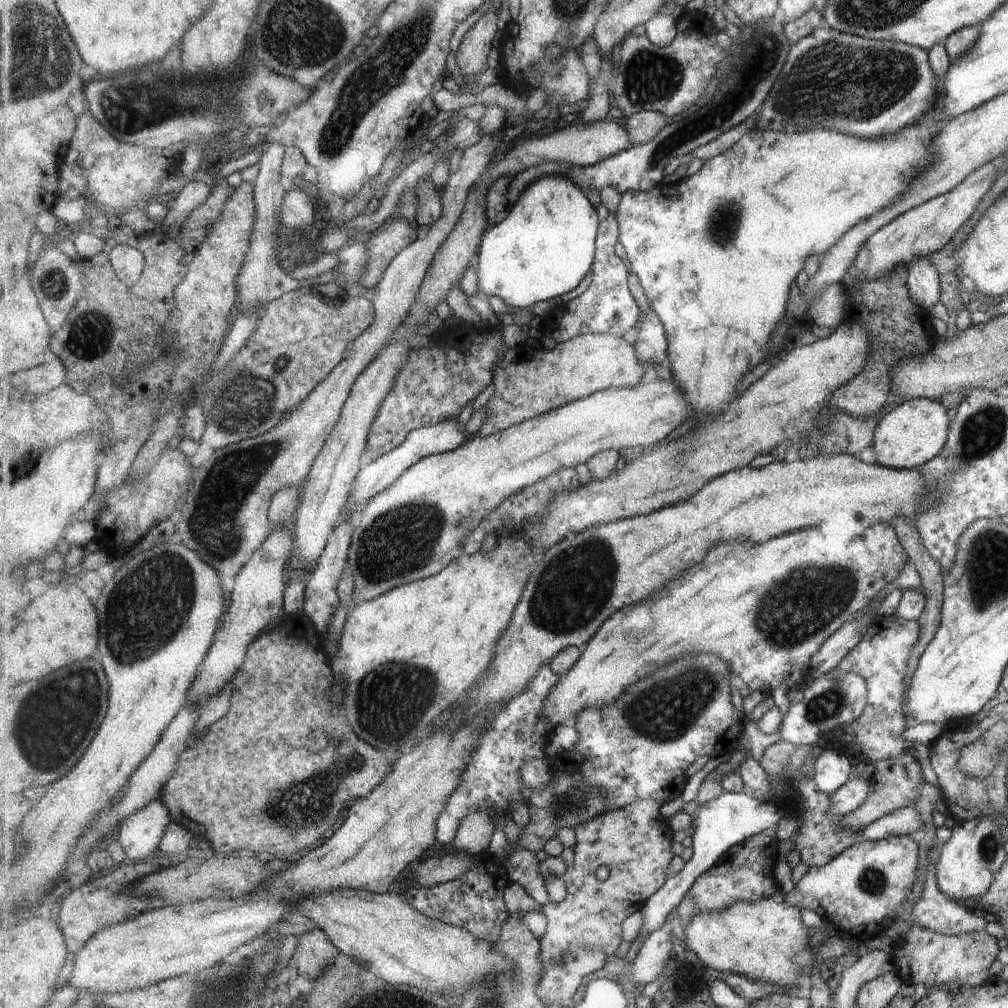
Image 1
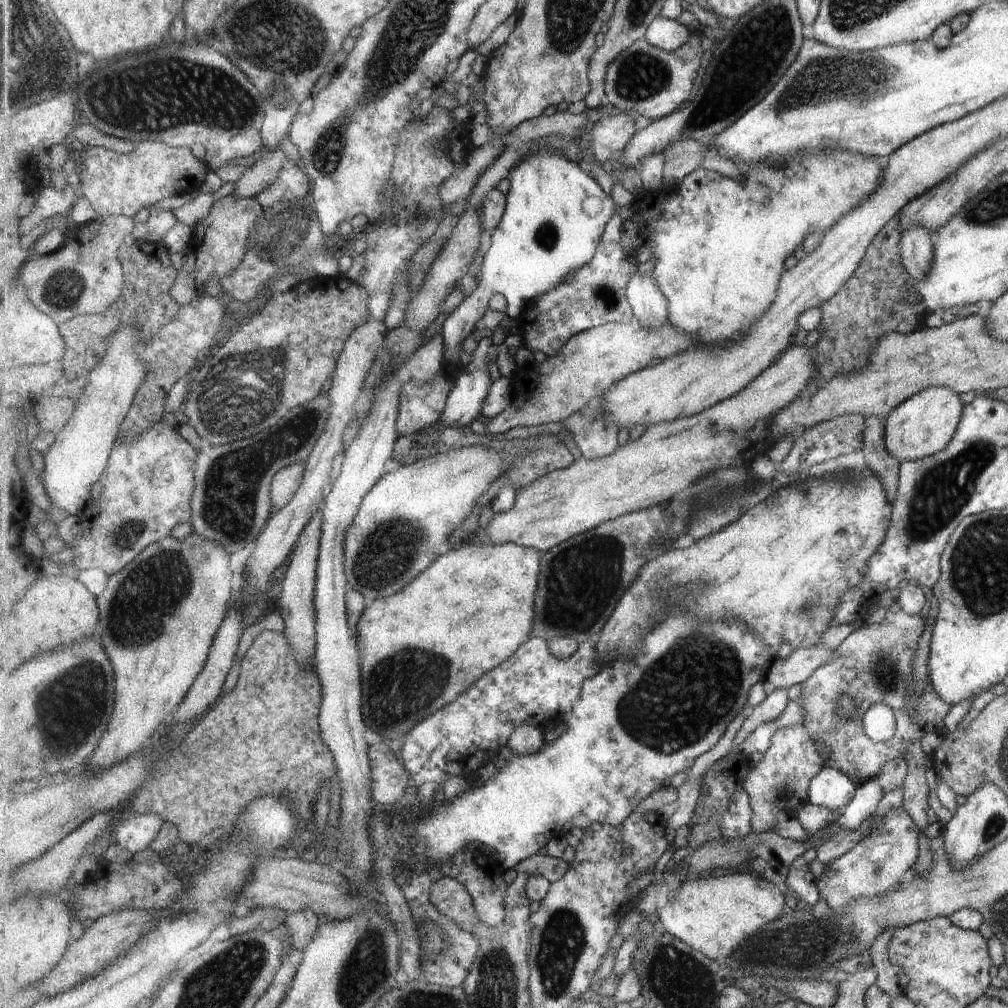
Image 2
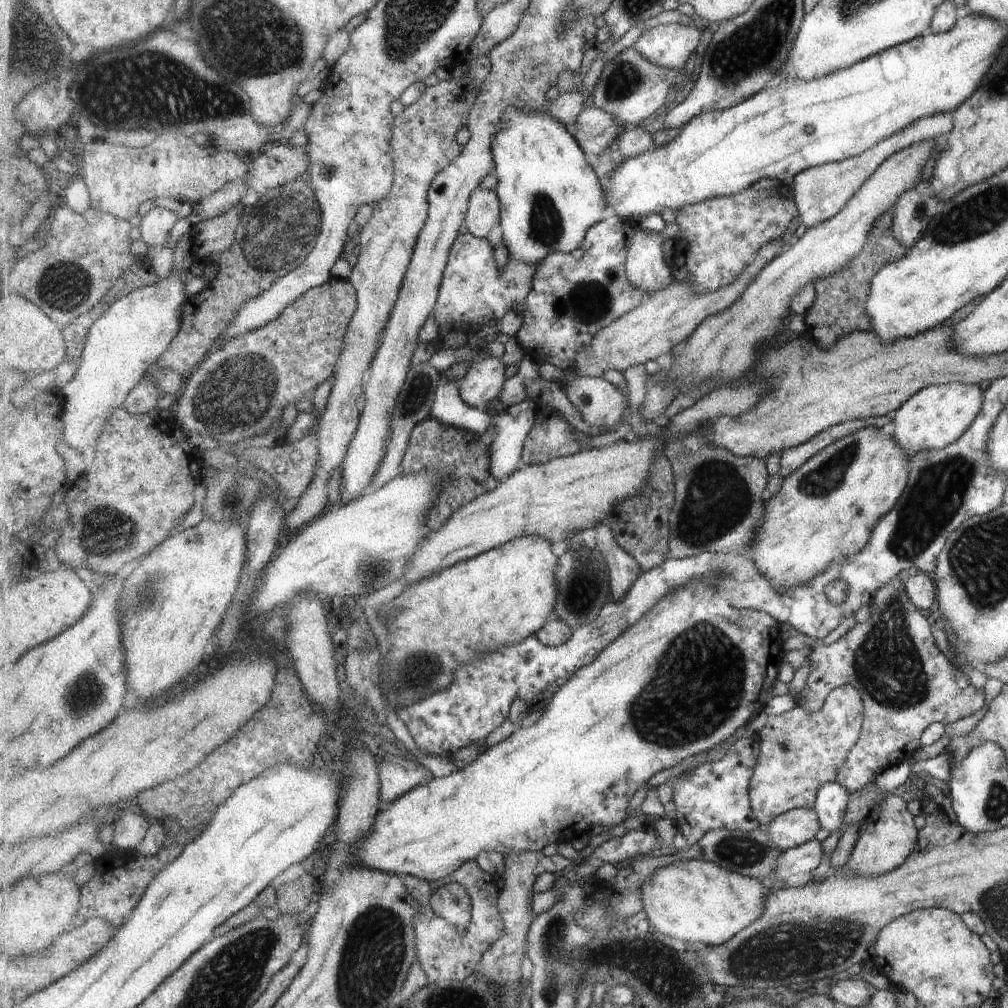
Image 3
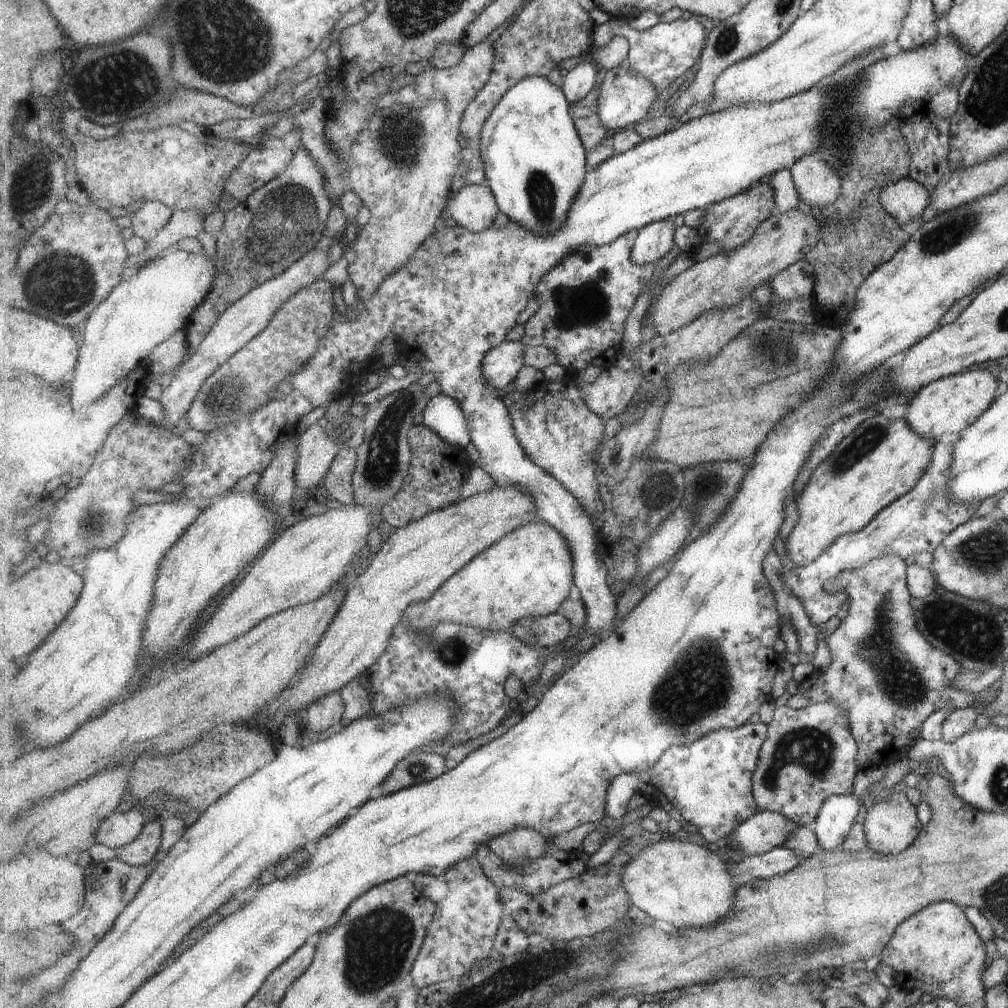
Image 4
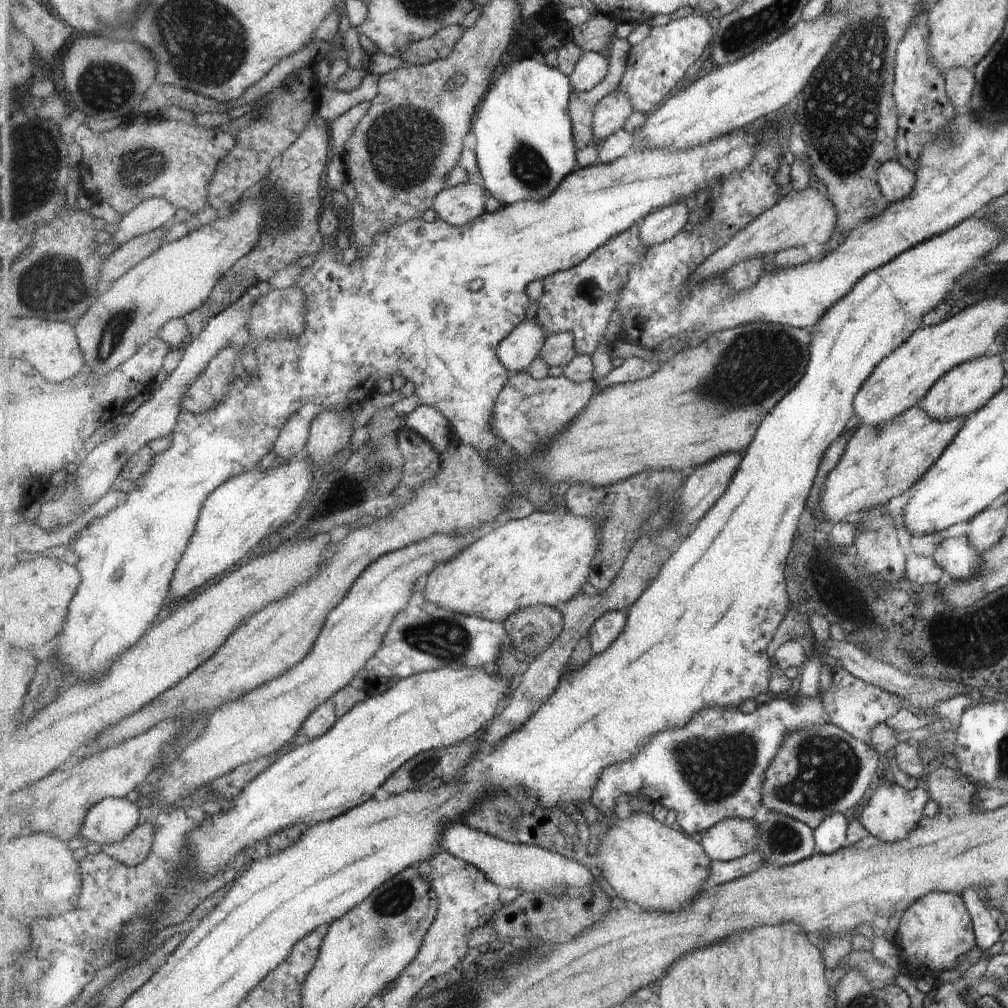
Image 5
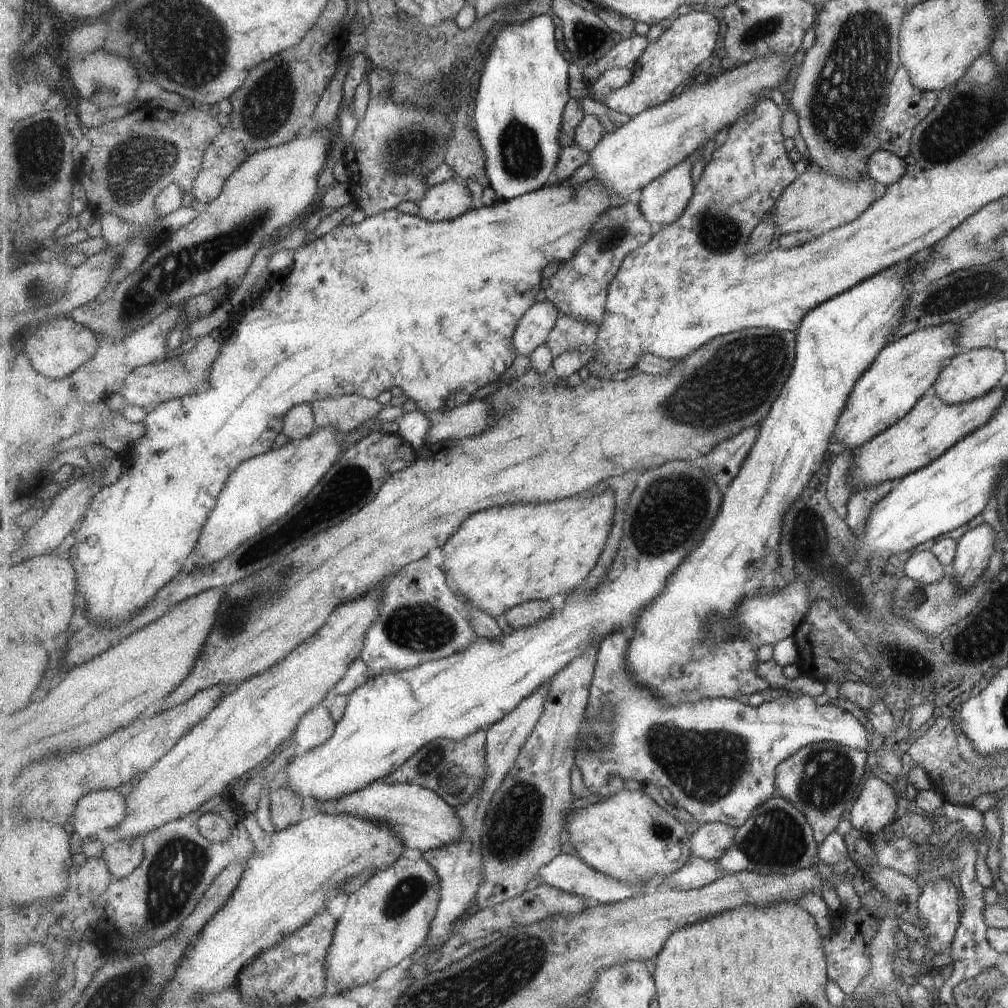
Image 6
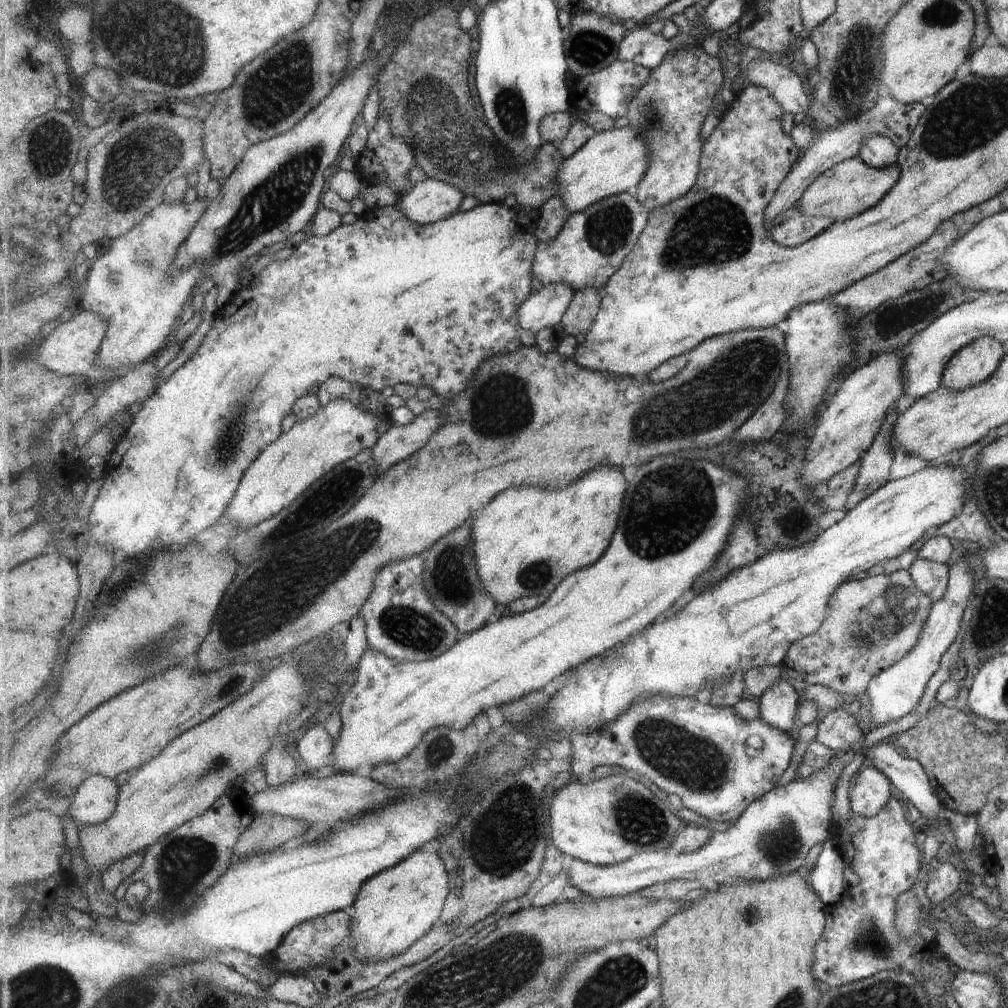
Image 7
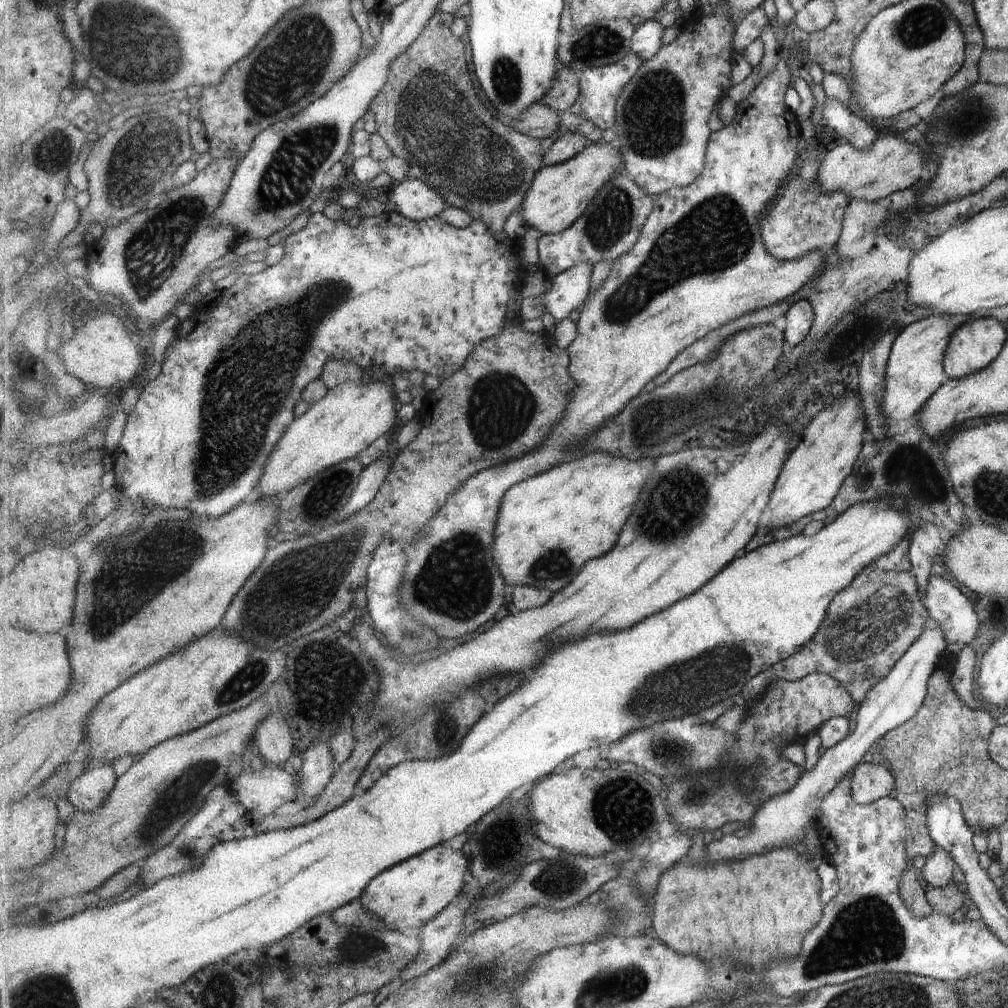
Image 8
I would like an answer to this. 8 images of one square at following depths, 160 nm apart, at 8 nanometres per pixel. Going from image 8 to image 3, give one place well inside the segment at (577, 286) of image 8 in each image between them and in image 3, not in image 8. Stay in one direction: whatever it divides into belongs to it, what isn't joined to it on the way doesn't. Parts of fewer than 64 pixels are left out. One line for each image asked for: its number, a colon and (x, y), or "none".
3: (481, 386)
4: (502, 365)
5: (517, 352)
6: (533, 330)
7: (545, 309)

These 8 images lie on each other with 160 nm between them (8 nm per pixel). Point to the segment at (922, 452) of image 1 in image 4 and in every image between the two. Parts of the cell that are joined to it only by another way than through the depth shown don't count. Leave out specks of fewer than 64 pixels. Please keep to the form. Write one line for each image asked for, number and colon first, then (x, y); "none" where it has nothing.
2: (923, 424)
3: (934, 417)
4: (949, 404)

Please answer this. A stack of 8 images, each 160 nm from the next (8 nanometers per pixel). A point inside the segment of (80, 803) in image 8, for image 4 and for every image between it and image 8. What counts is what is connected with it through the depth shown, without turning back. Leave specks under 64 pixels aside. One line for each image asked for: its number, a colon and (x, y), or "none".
4: (121, 829)
5: (111, 821)
6: (106, 809)
7: (95, 802)

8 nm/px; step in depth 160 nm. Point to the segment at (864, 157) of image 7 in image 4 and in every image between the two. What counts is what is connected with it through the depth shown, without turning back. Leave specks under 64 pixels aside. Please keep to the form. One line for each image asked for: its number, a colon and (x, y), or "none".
4: (906, 201)
5: (895, 183)
6: (885, 168)

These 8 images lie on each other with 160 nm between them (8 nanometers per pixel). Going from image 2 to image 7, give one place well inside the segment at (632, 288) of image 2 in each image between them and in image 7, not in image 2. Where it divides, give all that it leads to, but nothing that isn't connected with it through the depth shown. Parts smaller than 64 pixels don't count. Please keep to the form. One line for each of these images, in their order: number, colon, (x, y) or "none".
3: (646, 268)
4: (656, 240)
5: (666, 223)
6: (663, 202)
7: (669, 111)

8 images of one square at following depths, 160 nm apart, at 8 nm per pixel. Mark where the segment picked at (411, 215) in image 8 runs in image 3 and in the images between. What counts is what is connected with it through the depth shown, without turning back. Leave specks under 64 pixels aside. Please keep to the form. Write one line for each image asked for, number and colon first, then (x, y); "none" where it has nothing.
3: (485, 214)
4: (475, 207)
5: (460, 205)
6: (450, 200)
7: (428, 202)

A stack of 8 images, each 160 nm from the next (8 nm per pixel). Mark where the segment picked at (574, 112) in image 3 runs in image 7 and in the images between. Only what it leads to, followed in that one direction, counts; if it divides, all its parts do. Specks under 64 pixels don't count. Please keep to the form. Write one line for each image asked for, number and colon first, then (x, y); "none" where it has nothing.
4: (578, 83)
5: (592, 67)
6: (628, 52)
7: (641, 46)

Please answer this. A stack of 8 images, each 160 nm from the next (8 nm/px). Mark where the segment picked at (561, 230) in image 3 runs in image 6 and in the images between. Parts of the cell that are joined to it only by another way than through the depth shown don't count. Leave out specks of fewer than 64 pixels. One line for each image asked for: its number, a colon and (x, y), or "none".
4: (536, 164)
5: (525, 147)
6: (522, 91)

